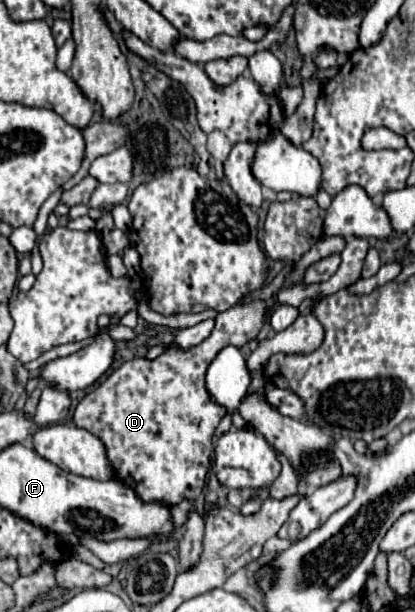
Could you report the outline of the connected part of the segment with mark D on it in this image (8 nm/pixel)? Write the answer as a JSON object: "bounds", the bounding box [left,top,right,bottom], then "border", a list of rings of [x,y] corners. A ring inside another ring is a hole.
{"bounds":[72,297,274,505],"border":[[[274,297],[266,301],[252,301],[246,305],[236,305],[220,313],[216,317],[216,327],[210,333],[210,337],[190,349],[168,345],[166,351],[156,359],[136,357],[132,361],[126,361],[120,369],[116,369],[104,383],[100,383],[92,393],[88,393],[78,403],[74,411],[74,419],[72,419],[74,425],[90,433],[96,433],[96,437],[104,443],[104,449],[116,473],[116,479],[124,483],[126,487],[134,489],[136,495],[144,503],[158,501],[164,505],[178,505],[182,499],[194,501],[202,493],[206,471],[210,465],[212,437],[214,437],[216,425],[226,415],[226,409],[214,403],[206,391],[206,385],[204,385],[206,369],[212,363],[212,359],[218,355],[218,351],[224,349],[226,345],[242,347],[246,341],[254,339],[266,319],[264,311],[272,303],[274,303]]]}

